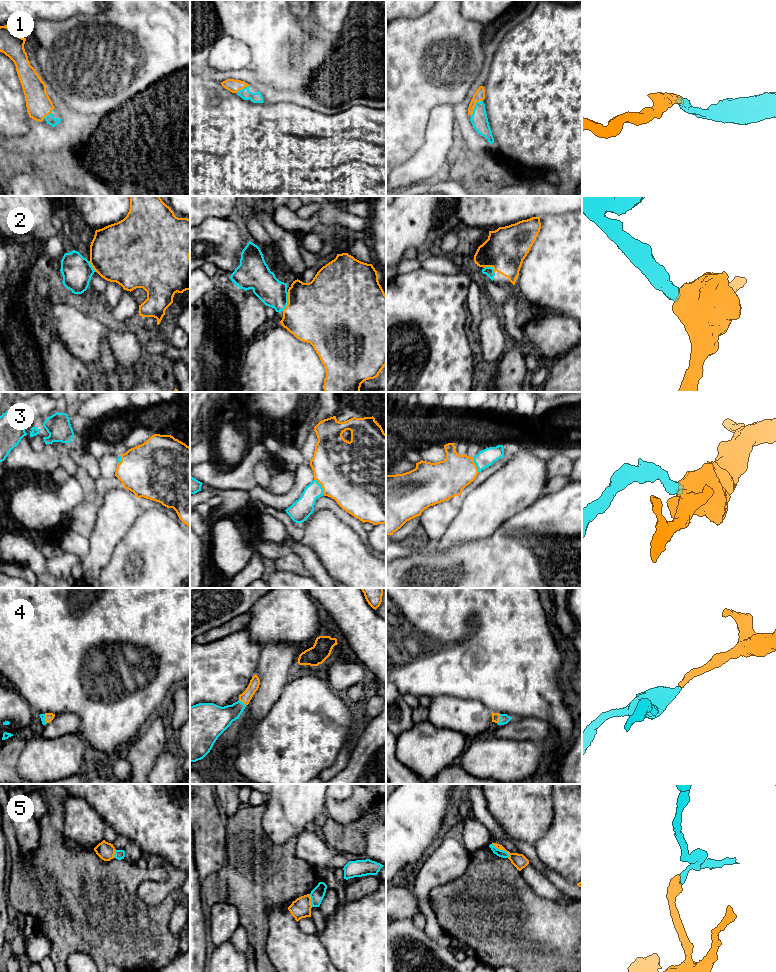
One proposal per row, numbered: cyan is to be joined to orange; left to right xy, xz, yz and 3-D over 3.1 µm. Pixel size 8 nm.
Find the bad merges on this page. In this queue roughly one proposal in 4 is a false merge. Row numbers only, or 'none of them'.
5

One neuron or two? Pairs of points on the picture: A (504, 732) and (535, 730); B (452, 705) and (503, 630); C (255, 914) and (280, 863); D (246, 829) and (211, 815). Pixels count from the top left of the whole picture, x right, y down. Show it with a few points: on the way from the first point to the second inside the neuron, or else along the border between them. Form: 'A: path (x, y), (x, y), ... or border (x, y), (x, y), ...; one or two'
A: path (512, 730), (527, 730); one
B: border (433, 698), (454, 696), (477, 699), (480, 702); two
C: path (255, 901), (255, 888), (267, 876); one
D: border (221, 813), (225, 825), (226, 843); two

